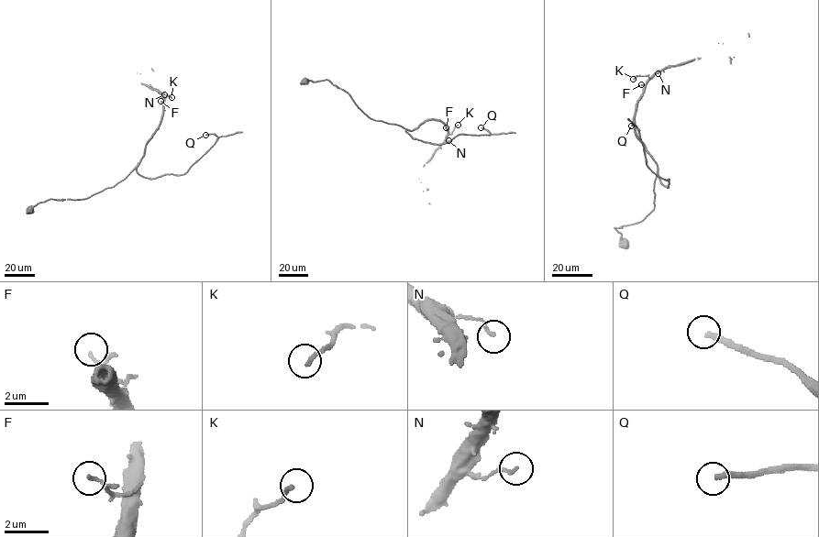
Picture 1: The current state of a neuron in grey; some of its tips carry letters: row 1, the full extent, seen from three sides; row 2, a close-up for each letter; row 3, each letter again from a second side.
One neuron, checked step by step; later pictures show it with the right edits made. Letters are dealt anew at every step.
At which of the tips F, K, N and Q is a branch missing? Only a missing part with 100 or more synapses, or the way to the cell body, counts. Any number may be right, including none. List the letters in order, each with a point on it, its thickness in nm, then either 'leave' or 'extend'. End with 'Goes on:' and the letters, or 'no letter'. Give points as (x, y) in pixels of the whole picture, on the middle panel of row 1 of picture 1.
F: at (446, 127); 80 nm thick; leave
K: at (458, 125); 170 nm thick; leave
N: at (448, 140); 120 nm thick; leave
Q: at (481, 127); 240 nm thick; extend
Goes on: Q

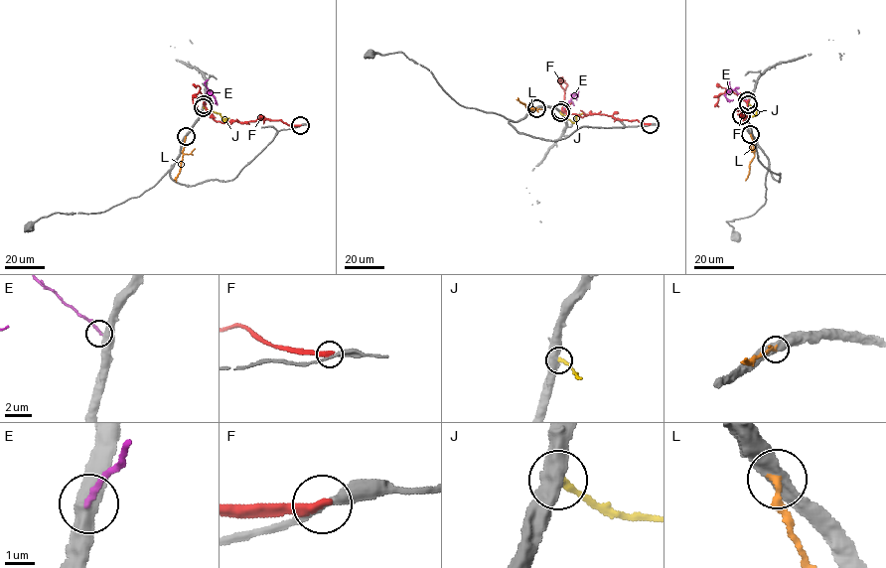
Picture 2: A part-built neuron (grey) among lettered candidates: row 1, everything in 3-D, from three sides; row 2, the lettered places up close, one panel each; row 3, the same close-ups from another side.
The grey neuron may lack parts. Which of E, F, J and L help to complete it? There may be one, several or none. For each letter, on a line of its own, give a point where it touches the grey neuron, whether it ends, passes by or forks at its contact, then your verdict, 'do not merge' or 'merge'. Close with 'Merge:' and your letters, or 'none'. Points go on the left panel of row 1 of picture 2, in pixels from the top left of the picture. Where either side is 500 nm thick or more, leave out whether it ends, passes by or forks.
E: contact (204, 104); it ends; merge
F: contact (300, 125); it ends; do not merge
J: contact (203, 107); do not merge
L: contact (186, 136); do not merge
Merge: E

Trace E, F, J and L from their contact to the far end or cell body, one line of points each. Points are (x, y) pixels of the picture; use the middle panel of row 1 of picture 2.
E: (561, 110), (577, 92), (576, 100)
F: (650, 124), (616, 119), (607, 115), (566, 114), (562, 110), (563, 89), (557, 80), (562, 77)
J: (559, 112), (572, 122), (582, 113)
L: (536, 108), (527, 109), (517, 97)

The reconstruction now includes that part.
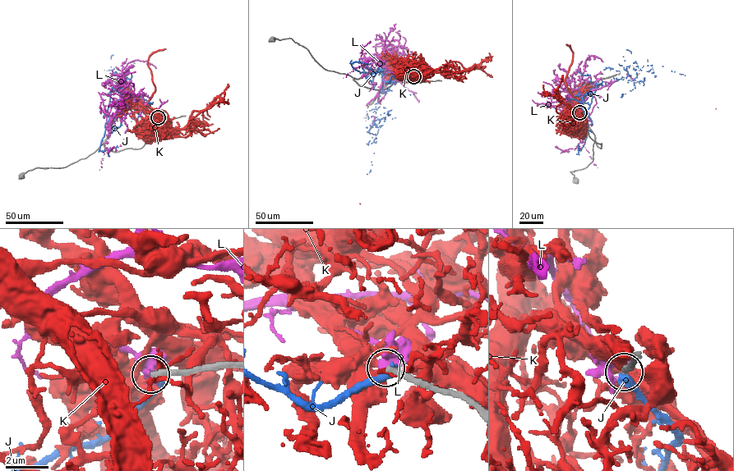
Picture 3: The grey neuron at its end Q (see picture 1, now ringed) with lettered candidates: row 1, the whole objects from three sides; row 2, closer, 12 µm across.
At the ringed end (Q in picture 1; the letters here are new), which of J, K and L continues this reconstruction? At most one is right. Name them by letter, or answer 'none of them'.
none of them

